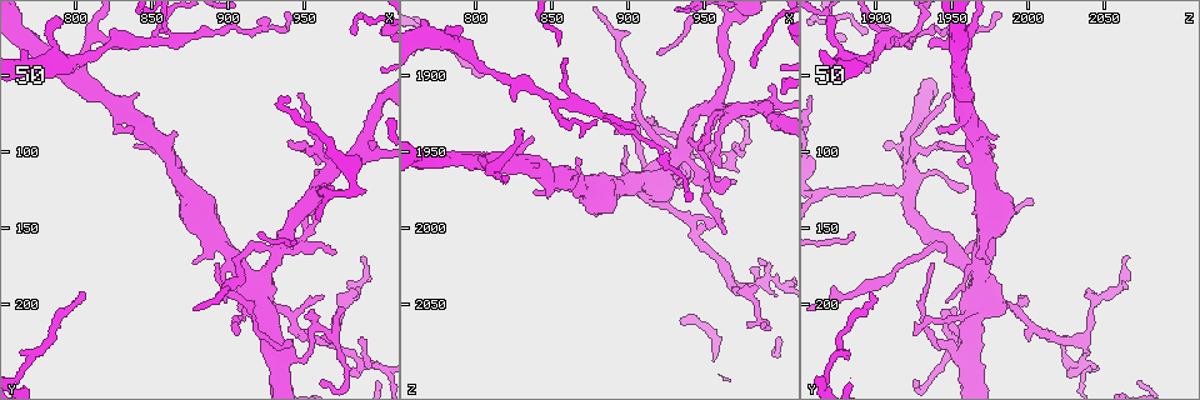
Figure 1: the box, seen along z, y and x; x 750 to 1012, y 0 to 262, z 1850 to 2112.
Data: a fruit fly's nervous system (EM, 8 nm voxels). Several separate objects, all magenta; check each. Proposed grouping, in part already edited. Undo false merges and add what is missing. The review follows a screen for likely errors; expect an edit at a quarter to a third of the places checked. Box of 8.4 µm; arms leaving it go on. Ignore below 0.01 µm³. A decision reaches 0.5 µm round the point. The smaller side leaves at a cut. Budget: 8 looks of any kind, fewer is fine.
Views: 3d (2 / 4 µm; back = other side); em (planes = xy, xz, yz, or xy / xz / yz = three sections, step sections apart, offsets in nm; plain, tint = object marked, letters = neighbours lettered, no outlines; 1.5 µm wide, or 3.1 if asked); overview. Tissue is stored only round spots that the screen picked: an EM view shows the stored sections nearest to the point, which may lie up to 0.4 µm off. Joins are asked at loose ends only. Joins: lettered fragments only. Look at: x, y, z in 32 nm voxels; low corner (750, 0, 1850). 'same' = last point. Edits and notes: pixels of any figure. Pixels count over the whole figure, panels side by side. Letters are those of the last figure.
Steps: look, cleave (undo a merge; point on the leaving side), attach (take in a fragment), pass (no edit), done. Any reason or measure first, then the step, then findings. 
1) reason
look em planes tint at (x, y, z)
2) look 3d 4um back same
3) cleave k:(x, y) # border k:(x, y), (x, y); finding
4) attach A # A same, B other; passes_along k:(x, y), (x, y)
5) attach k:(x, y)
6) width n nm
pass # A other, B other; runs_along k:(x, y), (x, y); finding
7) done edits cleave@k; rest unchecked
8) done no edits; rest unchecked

narrows sharply
look em planes tint at (960, 124, 1922)

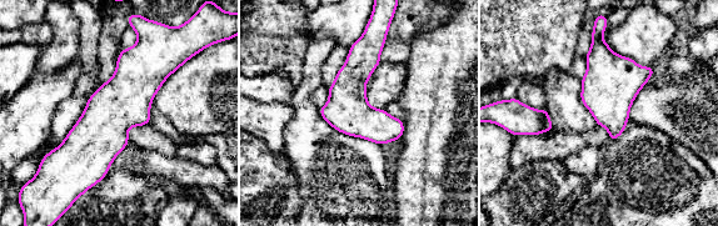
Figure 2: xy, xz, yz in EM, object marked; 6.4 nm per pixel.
look em planes letters same

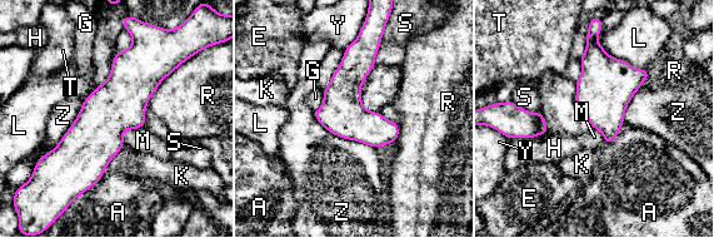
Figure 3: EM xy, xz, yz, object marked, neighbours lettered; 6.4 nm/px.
pass # A other, E other, G other, H other, K other, L other, M other, R other, S other, T other, Y other, Z other; border 3:(144, 125), (126, 129), (123, 144); continuous, no second cell

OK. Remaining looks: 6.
thin arm on a thick one
look 3d 2um at (852, 30, 1918)

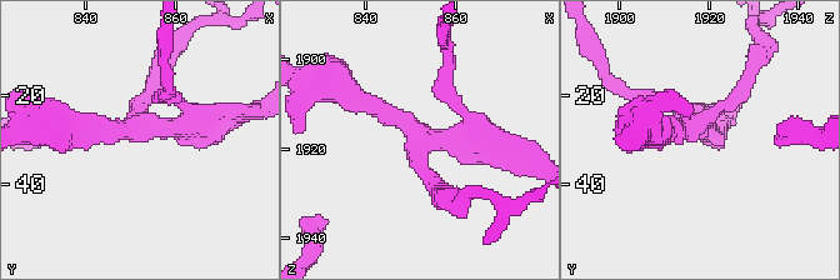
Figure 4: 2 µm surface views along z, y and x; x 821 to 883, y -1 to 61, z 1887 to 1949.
arms 4; need the tissue
look em planes letters at (851, 27, 1916)

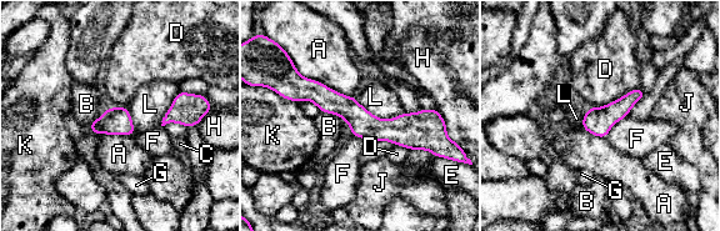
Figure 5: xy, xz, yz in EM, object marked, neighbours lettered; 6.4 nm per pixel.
pass # A other, B other, C other, D other, E other, F other, G other, H other, J other, K other, L other; runs_along 5:(290, 94), (371, 127), (435, 114); continuous, no second cell

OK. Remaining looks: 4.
calibre changes
look em planes letters at (938, 202, 1992)

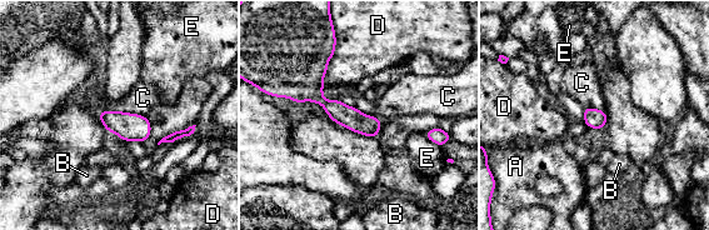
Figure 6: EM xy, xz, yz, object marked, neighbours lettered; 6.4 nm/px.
pass # A other, B other, C other, D other, E other; border 6:(99, 110), (120, 110), (145, 116); continuous, no second cell

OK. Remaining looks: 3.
tapers out
look 3d 2um at (904, 220, 1924)

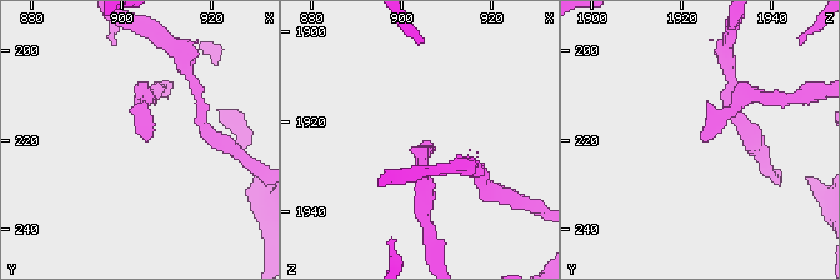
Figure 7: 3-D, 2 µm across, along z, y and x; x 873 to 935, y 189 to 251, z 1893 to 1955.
look em xy step 4 tint at (905, 220, 1924)

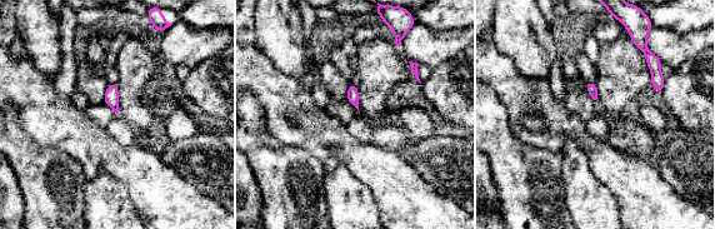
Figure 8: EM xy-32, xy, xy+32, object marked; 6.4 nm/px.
another direction
look em planes letters same

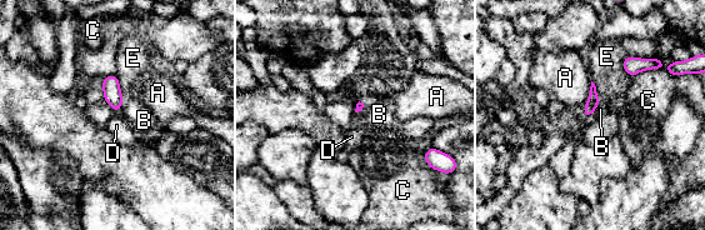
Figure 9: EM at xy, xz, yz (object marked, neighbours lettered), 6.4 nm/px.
pass # A other, B other, C other, D other, E other; border 9:(591, 80), (588, 101), (581, 111); none of them fits

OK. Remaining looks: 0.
done no edits; rest unchecked

